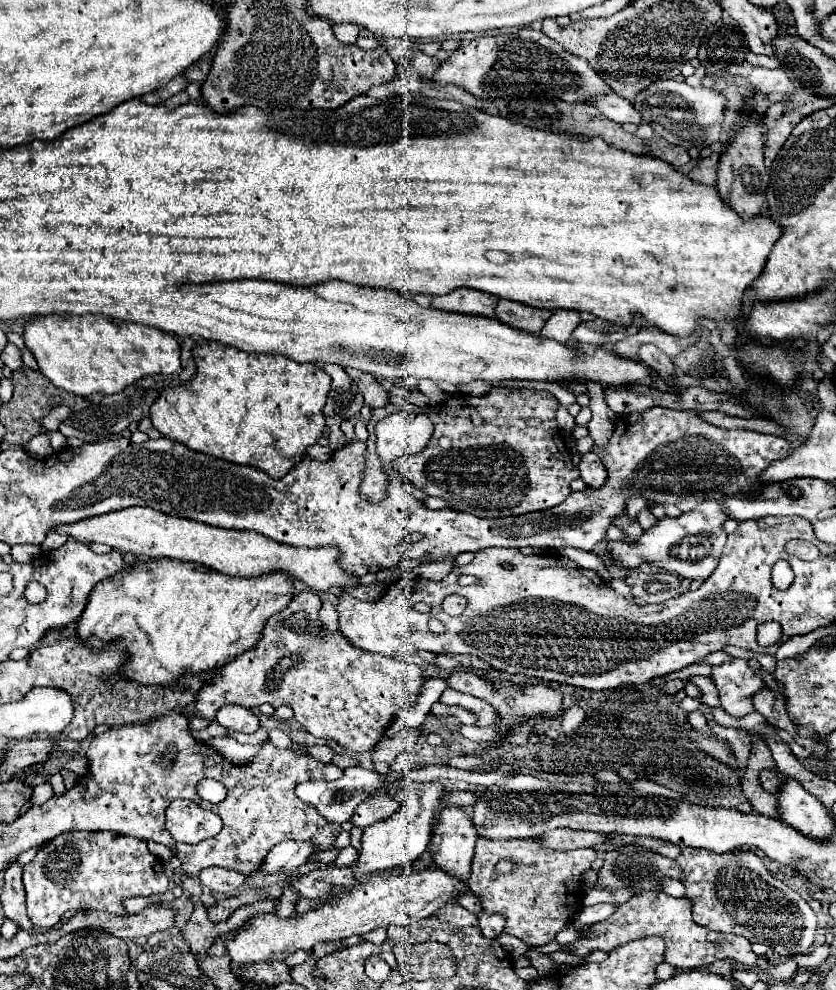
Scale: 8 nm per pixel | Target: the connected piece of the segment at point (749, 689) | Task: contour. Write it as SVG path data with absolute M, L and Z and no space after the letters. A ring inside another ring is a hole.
M732 659L730 663L712 665L710 679L718 689L720 707L738 719L754 711L752 697L766 687L764 679L752 671L746 659Z

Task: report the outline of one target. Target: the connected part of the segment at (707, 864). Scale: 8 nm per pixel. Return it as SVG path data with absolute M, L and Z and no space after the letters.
M684 847L676 863L684 869L682 883L692 901L696 923L712 931L746 935L748 941L766 943L784 957L806 953L812 947L818 927L814 911L800 893L776 879L756 853L714 853Z

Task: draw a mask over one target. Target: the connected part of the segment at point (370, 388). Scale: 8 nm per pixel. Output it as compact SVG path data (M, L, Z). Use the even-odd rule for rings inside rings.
M346 367L346 373L360 387L366 405L370 405L372 409L376 409L376 407L384 407L388 403L388 393L384 391L384 387L374 377L370 377L370 375L362 373L362 371L350 369L350 367Z

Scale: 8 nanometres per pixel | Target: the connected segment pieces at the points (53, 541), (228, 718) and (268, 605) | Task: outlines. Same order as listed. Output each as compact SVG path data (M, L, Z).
M50 531L48 535L46 535L46 539L42 541L42 551L52 551L52 549L56 549L56 547L62 547L64 543L66 543L66 535L60 535L60 533L54 533L54 531Z
M224 705L218 715L216 715L218 723L234 729L234 731L242 731L242 733L254 733L260 725L260 719L246 707L240 705Z
M168 557L158 559L158 561L154 561L154 559L136 561L134 565L128 565L126 569L120 569L114 577L110 577L106 581L100 581L90 591L88 605L86 605L80 621L78 621L78 635L80 635L80 639L84 639L86 645L90 645L94 649L100 647L100 645L106 645L106 641L110 641L110 639L116 641L122 649L126 649L130 653L130 661L124 669L124 675L128 679L134 679L142 685L174 685L178 681L178 677L184 675L184 673L202 675L204 671L226 665L228 661L232 661L234 657L244 653L246 649L252 649L254 643L258 641L268 617L282 611L292 599L294 599L294 583L292 583L292 577L286 577L286 573L266 573L266 577L230 577L230 575L224 575L224 573L214 573L212 569L206 569L204 565L194 565L194 563L186 563L186 561L170 561Z

